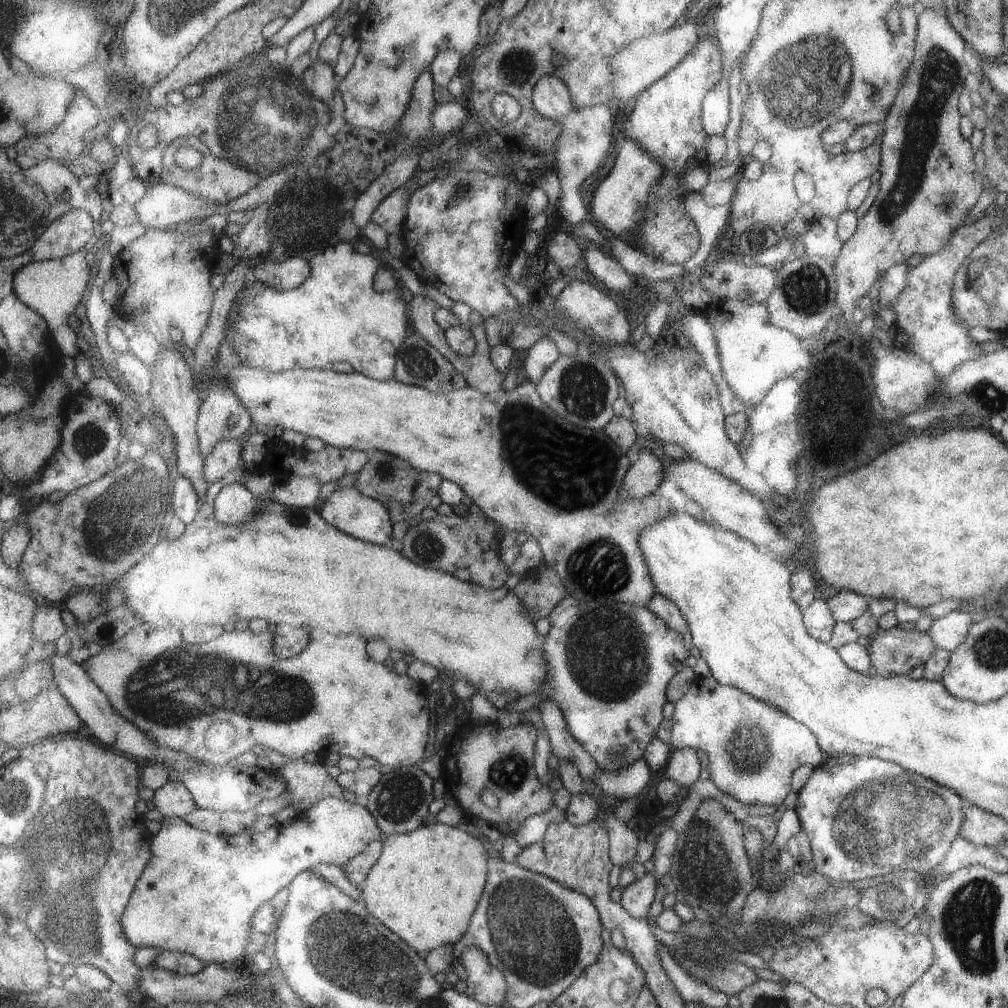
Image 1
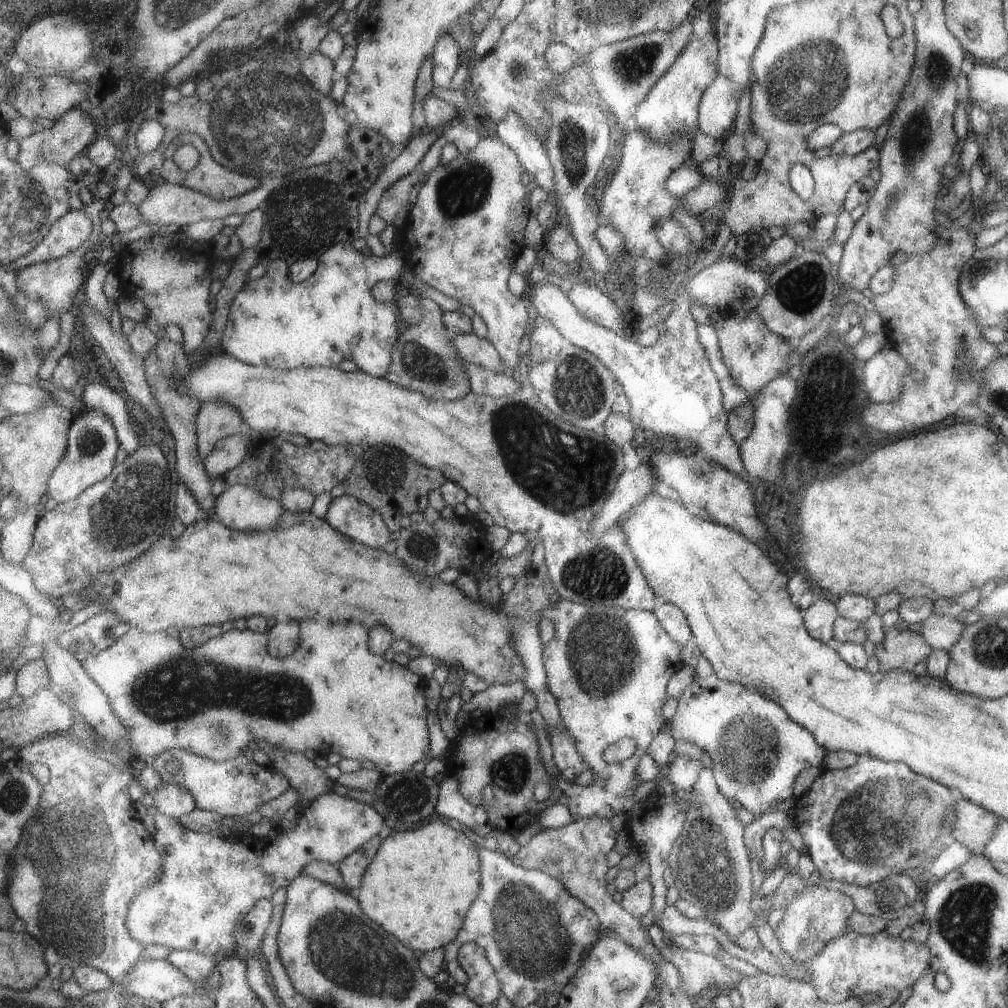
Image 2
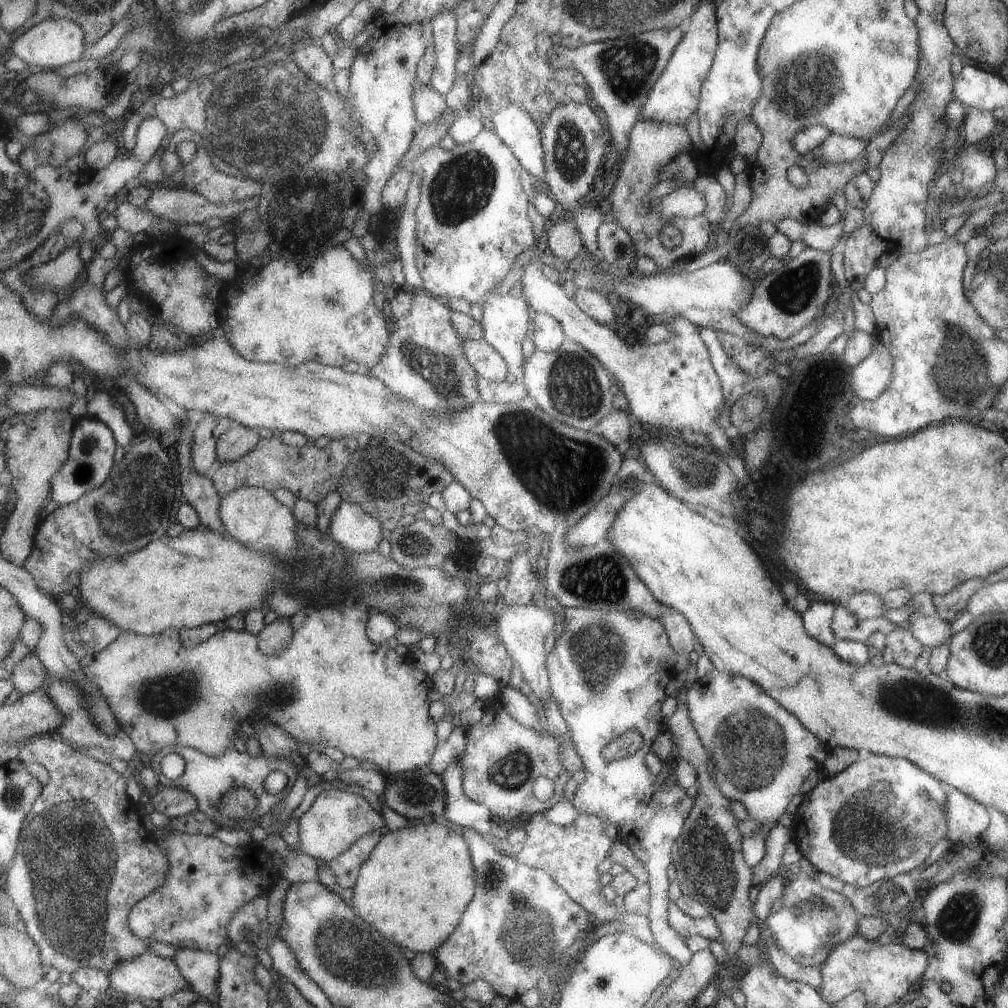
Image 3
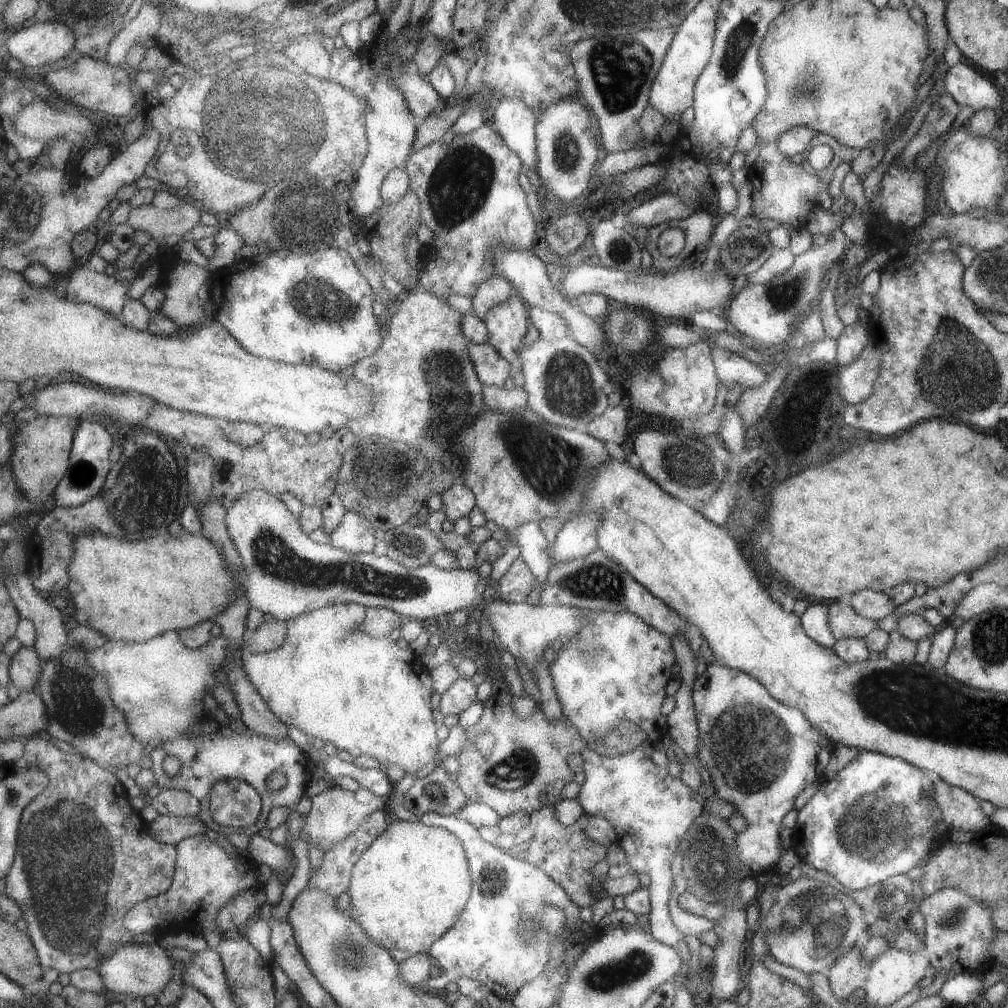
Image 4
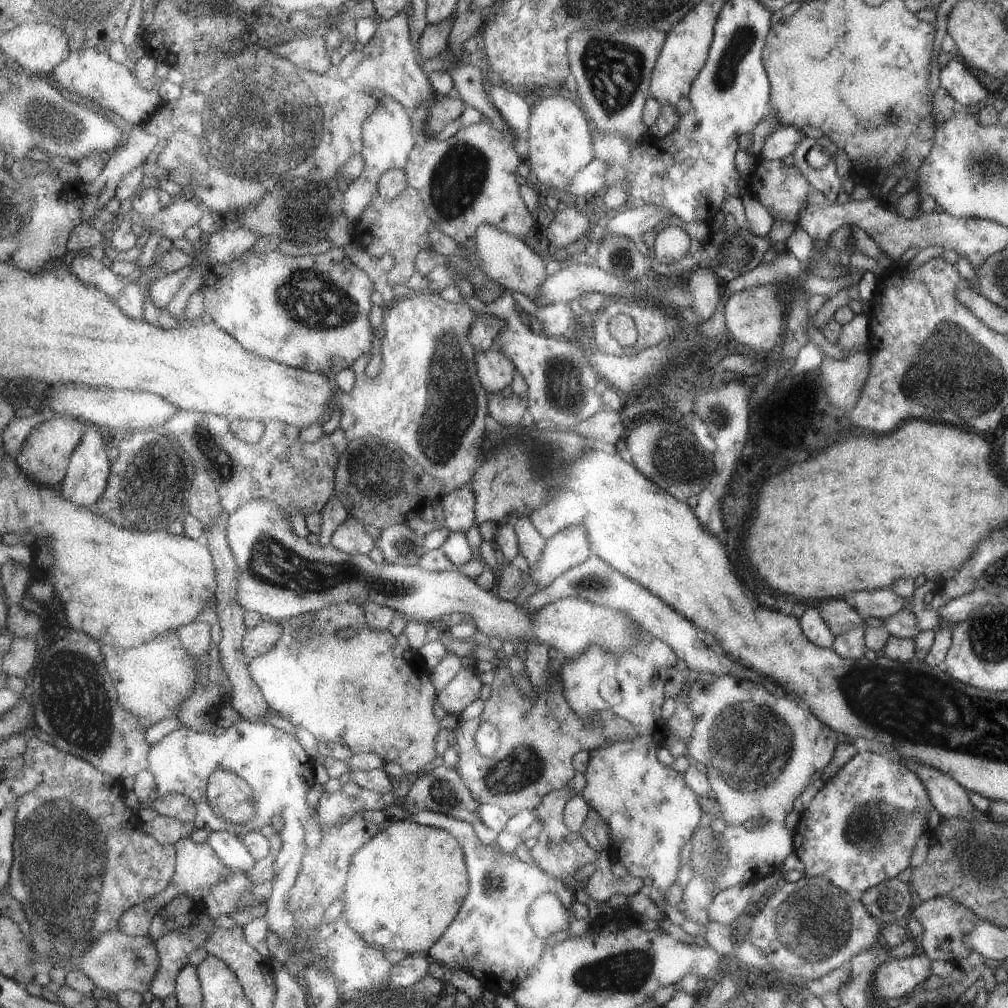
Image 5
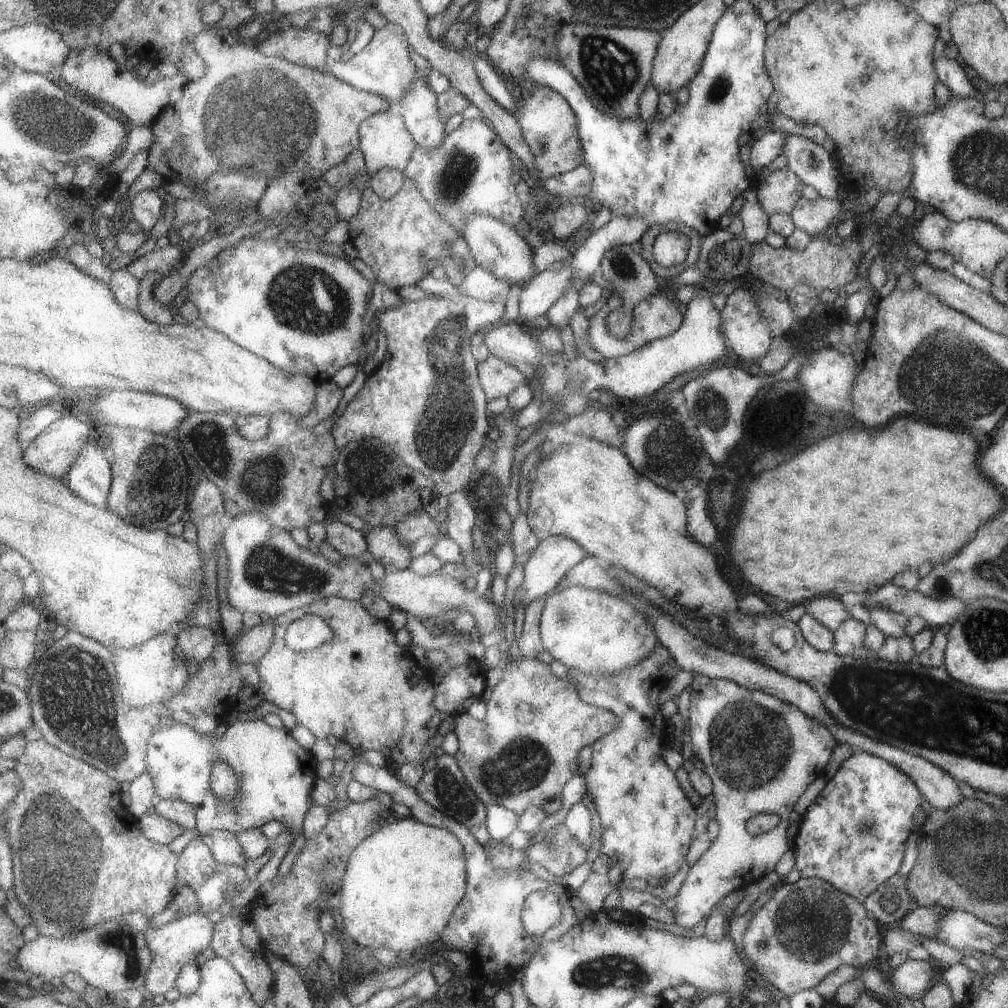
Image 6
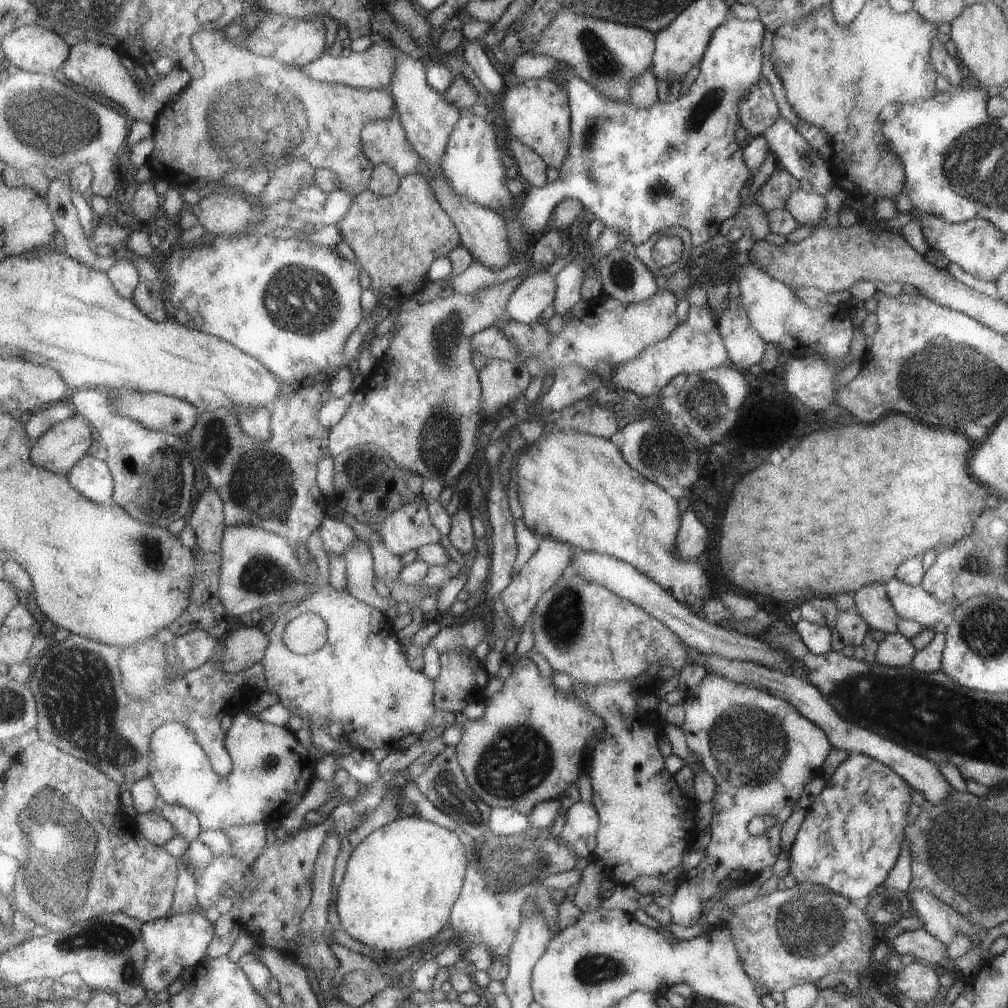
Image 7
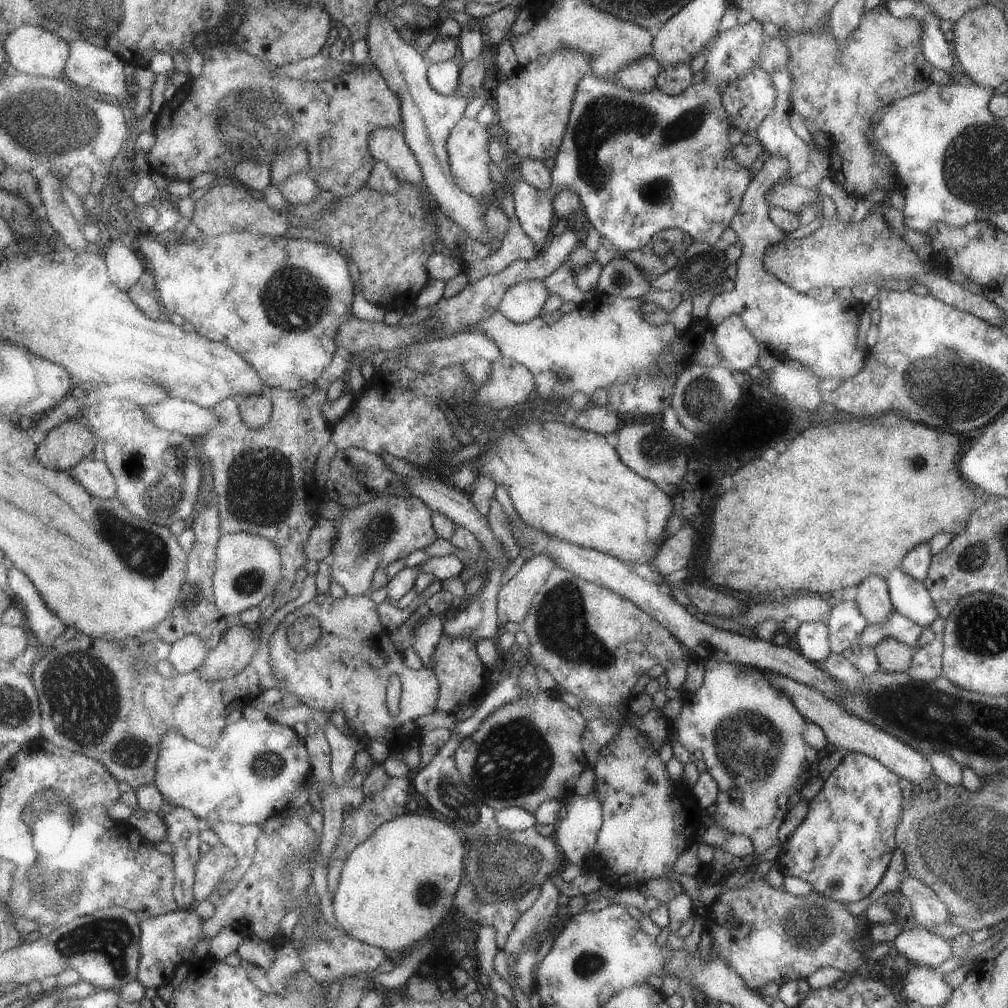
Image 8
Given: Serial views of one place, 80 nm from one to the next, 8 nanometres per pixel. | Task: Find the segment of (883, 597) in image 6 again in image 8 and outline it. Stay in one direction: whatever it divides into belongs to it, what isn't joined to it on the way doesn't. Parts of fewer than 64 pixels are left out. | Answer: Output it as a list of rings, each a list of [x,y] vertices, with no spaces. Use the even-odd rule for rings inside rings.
[[[895,567],[885,578],[891,606],[919,626],[929,627],[938,616],[933,601],[923,583],[910,579]]]

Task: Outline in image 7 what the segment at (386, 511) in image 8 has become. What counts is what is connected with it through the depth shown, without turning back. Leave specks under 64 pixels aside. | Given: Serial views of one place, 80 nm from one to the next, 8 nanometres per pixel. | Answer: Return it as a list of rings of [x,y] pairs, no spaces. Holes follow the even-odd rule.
[[[422,496],[414,503],[403,505],[383,523],[375,524],[385,546],[403,556],[409,550],[441,542],[441,531],[433,524],[428,502]],[[359,538],[358,542],[348,548],[343,556],[348,562],[346,578],[347,587],[350,588],[349,594],[381,612],[393,606],[389,597],[381,596],[375,590],[375,584],[373,584],[376,576],[374,556],[368,543]]]

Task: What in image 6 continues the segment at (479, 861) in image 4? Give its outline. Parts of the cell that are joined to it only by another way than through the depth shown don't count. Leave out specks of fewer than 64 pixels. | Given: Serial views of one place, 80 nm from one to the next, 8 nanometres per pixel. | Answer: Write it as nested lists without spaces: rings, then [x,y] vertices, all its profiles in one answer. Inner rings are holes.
[[[358,758],[352,776],[361,784],[379,792],[386,792],[394,802],[407,806],[415,820],[449,829],[465,844],[466,862],[469,868],[469,892],[465,894],[461,908],[457,908],[457,912],[453,914],[453,924],[449,924],[441,942],[447,950],[459,950],[466,954],[473,963],[472,972],[479,974],[482,985],[495,984],[499,990],[503,989],[503,984],[530,958],[529,948],[534,942],[530,939],[531,935],[524,927],[523,921],[523,910],[528,896],[535,891],[554,891],[558,894],[563,908],[569,910],[571,896],[574,893],[559,883],[541,880],[541,877],[535,876],[529,868],[518,871],[494,867],[488,850],[476,839],[466,824],[447,816],[443,811],[437,810],[419,798],[416,786],[411,788],[403,784],[399,781],[396,772],[389,767],[370,766],[364,761],[359,761]]]

